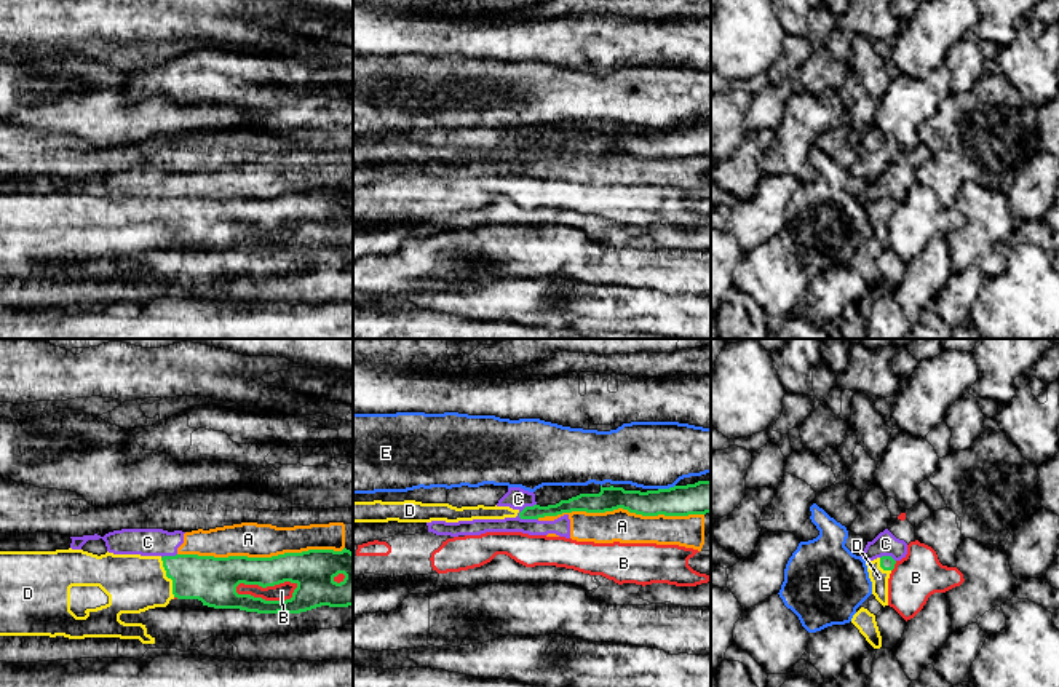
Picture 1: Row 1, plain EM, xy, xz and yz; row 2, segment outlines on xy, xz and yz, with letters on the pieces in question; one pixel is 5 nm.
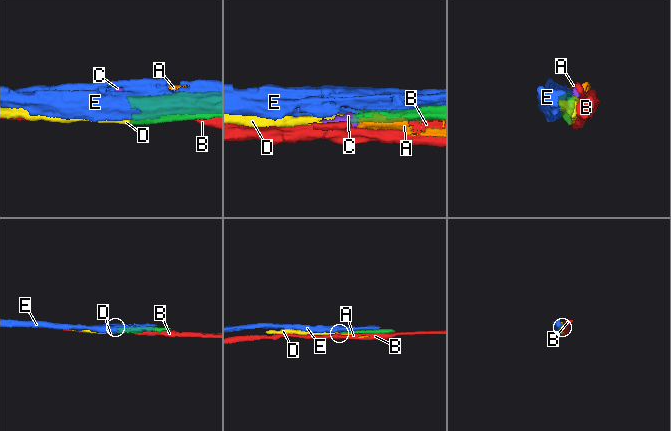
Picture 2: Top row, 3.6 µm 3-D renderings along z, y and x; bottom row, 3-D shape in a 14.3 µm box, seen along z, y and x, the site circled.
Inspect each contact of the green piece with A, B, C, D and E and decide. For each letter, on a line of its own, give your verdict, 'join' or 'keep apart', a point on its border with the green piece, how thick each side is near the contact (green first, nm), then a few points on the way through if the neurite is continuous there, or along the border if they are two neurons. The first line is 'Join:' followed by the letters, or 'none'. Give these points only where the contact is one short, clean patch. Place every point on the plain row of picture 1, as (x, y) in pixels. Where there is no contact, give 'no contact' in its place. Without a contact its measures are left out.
Join: D
A: keep apart | xy (261, 200) | 220/180 nm
B: keep apart | xy (265, 229) | 220/90 nm
C: keep apart | xz (526, 149) | 80/110 nm | along xz (535, 146), (527, 147), (518, 158)
D: join | xy (168, 219) | 240/300 nm | across xy (213, 222), (205, 219), (168, 219), (134, 226)
E: keep apart | xz (666, 131) | 160/340 nm

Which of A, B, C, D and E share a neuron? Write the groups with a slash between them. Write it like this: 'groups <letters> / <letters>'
groups A C / B / D / E

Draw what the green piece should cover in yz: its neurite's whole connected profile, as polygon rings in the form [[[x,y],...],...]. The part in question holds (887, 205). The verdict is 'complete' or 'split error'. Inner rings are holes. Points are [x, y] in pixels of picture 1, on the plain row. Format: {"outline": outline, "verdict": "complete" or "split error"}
{"outline": [[[882,198],[866,206],[872,224],[872,236],[883,249],[888,248],[888,220],[894,206],[896,203],[891,198]]], "verdict": "split error"}

